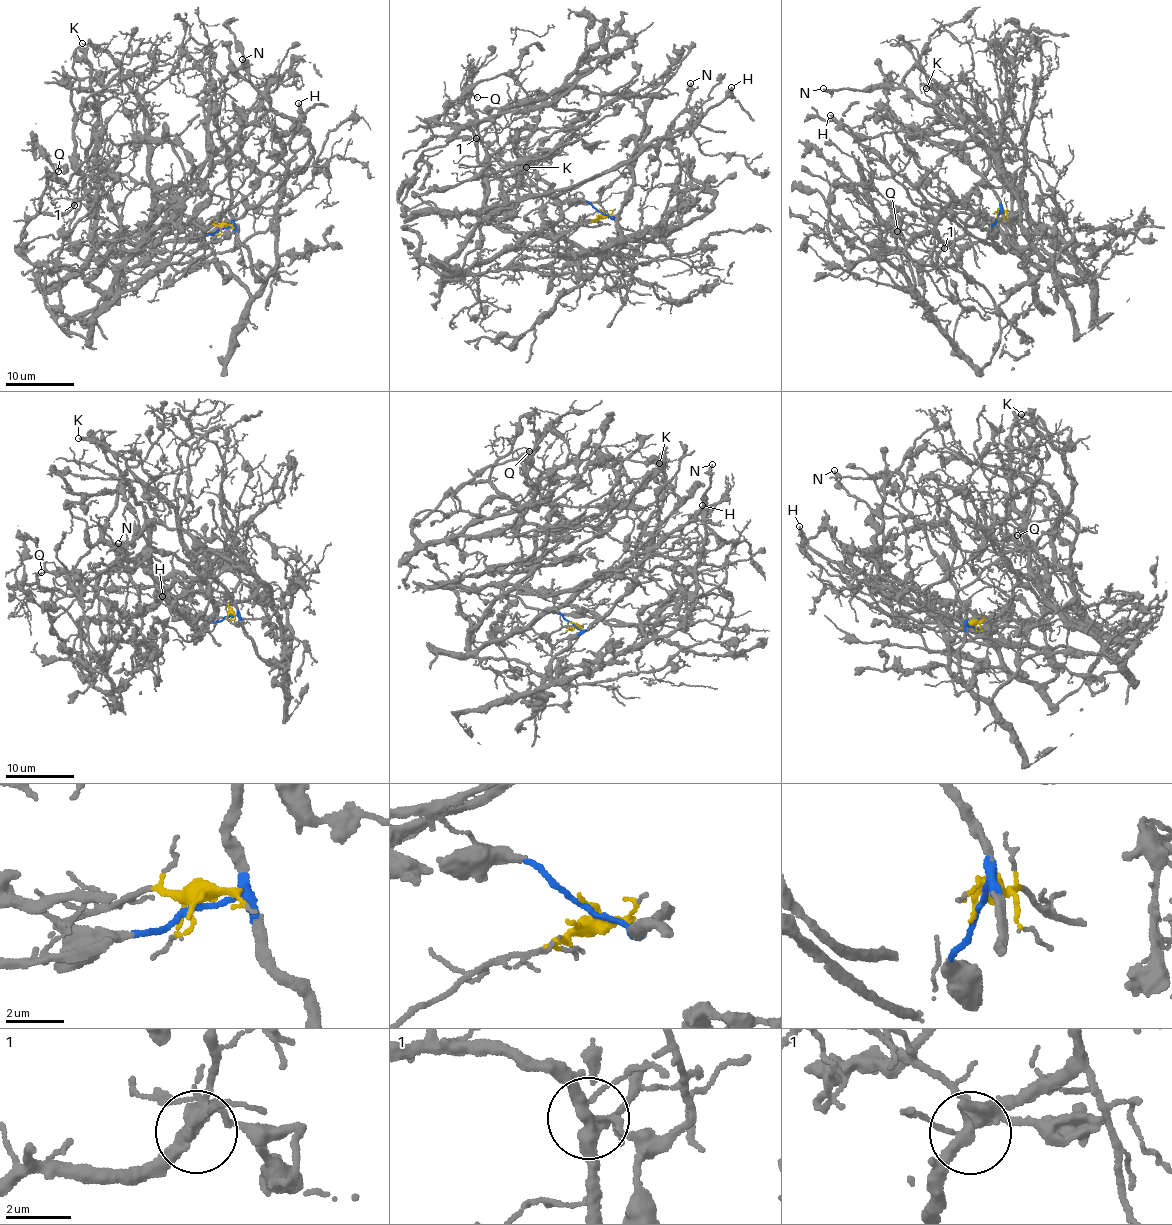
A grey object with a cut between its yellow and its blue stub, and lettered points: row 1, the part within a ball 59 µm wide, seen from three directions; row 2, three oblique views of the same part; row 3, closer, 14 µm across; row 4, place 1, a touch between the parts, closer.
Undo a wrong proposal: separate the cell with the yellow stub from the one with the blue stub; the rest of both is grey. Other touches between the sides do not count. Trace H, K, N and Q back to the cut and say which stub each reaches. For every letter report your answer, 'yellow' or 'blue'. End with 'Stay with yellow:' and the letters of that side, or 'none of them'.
H: yellow
K: yellow
N: blue
Q: yellow
Stay with yellow: H, K, Q

